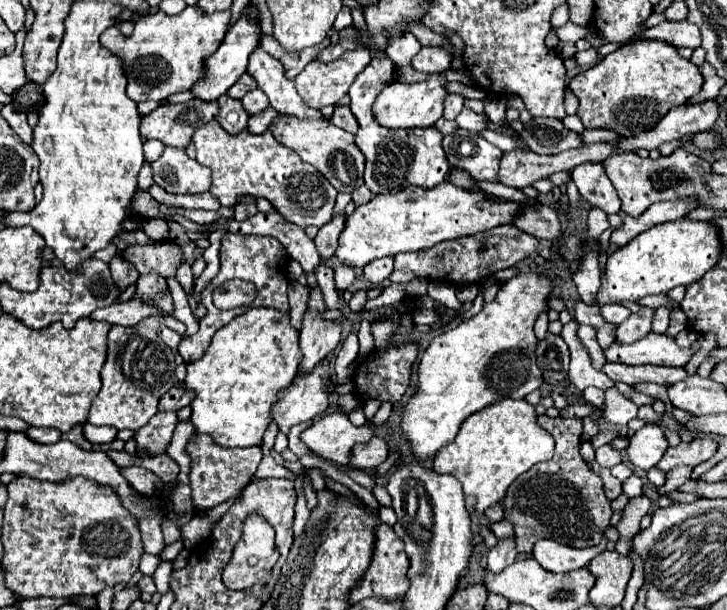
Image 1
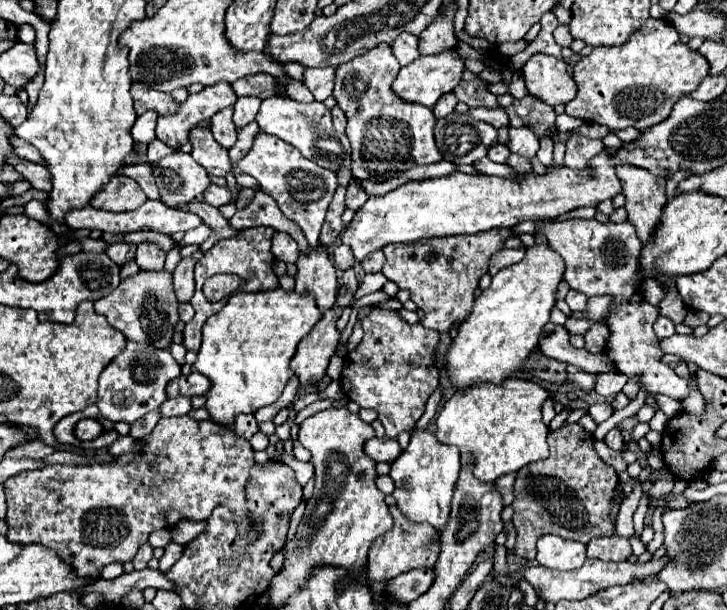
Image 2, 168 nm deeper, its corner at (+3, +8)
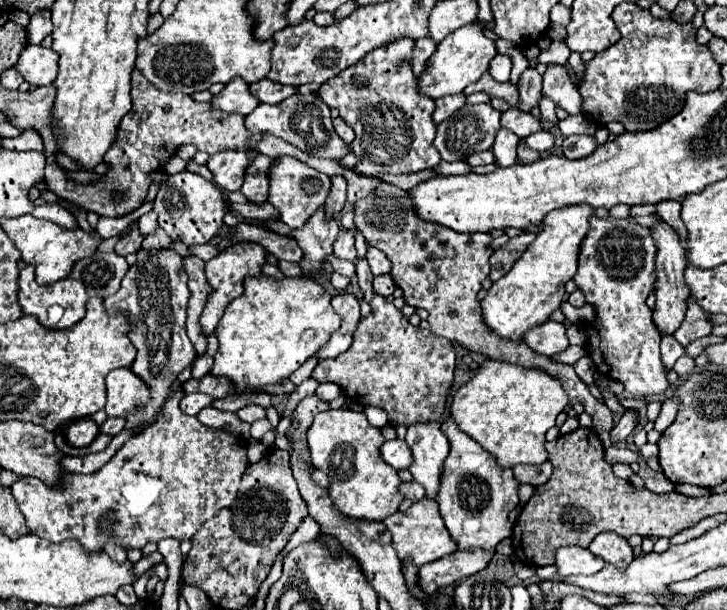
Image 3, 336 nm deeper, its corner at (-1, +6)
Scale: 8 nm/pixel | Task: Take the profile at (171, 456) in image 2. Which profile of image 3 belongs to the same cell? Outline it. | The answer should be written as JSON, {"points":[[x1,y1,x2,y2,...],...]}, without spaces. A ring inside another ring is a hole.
{"points":[[179,387,179,389,165,401,165,405,163,405,161,415,157,417,157,421,155,421,151,427,147,427,143,433,131,437,131,439,111,457,111,461,105,463,97,473,91,473,91,475,75,475,75,473,69,473,69,475,65,475,63,483,61,483,59,487,53,487,53,489,49,489,47,485,43,485,43,481,35,479,35,477,23,477,21,481,13,483,13,487,11,487,11,489,13,489,13,497,17,499,19,509,21,509,21,513,25,515,25,521,27,521,29,531,31,531,33,535,39,535,41,539,51,541,51,543,61,543,61,541,67,541,67,539,77,539,87,551,99,551,99,549,103,549,105,543,117,543,117,545,123,545,125,549,129,549,129,547,139,547,139,549,141,549,145,543,149,543,149,541,157,543,157,541,161,541,161,539,165,539,165,537,175,537,175,539,179,539,179,541,191,539,191,537,201,529,201,525,203,525,205,521,209,521,209,519,211,519,217,511,221,511,223,507,231,505,231,501,235,501,235,497,237,497,237,487,239,487,241,475,245,473,245,469,247,469,247,465,249,465,249,461,247,461,247,441,241,439,241,437,237,437,237,435,233,437,231,433,227,433,227,431,223,431,223,429,211,429,211,427,199,423,197,417,185,415,185,413,179,409,179,401,183,399,183,395,185,395,185,393,183,393,183,387]]}

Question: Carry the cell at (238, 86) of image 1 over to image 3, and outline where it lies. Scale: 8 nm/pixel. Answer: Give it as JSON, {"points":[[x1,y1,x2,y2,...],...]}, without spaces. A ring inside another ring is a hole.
{"points":[[261,79,257,83,251,83,249,89,251,89,251,93,257,95,257,99,261,103,271,103,271,105,277,105,283,99,291,97,293,93,297,93,297,87,293,87,293,85,279,85,275,81,271,81,271,79]]}

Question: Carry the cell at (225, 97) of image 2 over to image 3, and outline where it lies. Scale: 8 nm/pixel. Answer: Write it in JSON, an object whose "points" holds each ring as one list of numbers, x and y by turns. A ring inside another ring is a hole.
{"points":[[231,79,221,93,217,93,211,101,217,109,231,111,231,113,251,113,257,105,259,99,249,91,249,85,243,79]]}

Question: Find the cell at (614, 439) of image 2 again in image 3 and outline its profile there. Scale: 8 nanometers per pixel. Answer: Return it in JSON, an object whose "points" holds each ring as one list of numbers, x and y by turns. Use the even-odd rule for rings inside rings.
{"points":[[627,409,627,411,621,415,621,419,619,419,619,423,615,425,615,429,611,431,611,439,617,441,617,439,629,437,629,435,633,433,635,425,637,425,637,415,639,415,639,413,637,413,635,409]]}

